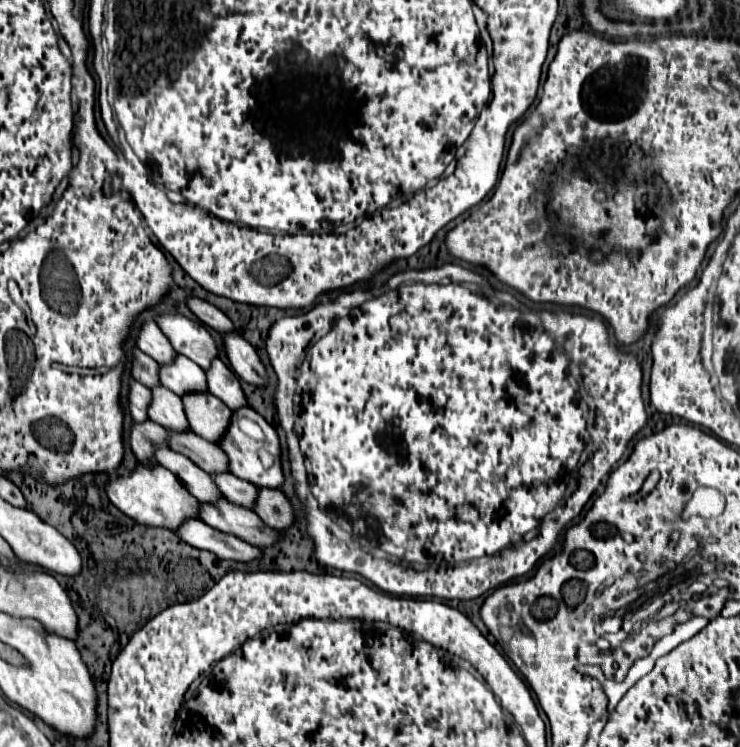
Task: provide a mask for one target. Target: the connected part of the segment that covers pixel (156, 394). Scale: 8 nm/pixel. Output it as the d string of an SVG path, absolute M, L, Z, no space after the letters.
M154 386L150 388L150 392L152 392L152 400L148 404L150 420L158 422L164 428L174 426L174 430L178 430L178 426L188 426L186 414L182 410L182 398L178 394L164 386Z

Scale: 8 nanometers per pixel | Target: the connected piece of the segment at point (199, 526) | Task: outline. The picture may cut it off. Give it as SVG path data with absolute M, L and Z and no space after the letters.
M186 518L174 530L174 534L182 542L188 542L194 548L204 548L204 550L210 550L210 552L218 554L218 558L248 562L248 560L254 560L254 558L260 556L260 550L256 546L250 546L248 542L242 542L240 538L234 538L234 534L218 532L216 528L204 524L202 520Z

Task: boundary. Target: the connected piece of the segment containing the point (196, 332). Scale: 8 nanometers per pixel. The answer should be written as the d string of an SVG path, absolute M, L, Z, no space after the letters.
M166 312L156 316L156 324L178 354L186 354L204 370L210 366L210 358L216 358L218 350L214 338L200 322L194 322L178 312Z

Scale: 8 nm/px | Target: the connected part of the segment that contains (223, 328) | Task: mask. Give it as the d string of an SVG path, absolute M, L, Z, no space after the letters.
M188 296L188 298L186 298L186 304L188 304L188 308L190 308L204 324L212 326L214 330L218 330L218 332L230 332L230 330L234 328L232 322L230 322L230 318L228 318L220 308L212 306L210 302L200 300L200 298L196 298L196 296Z

